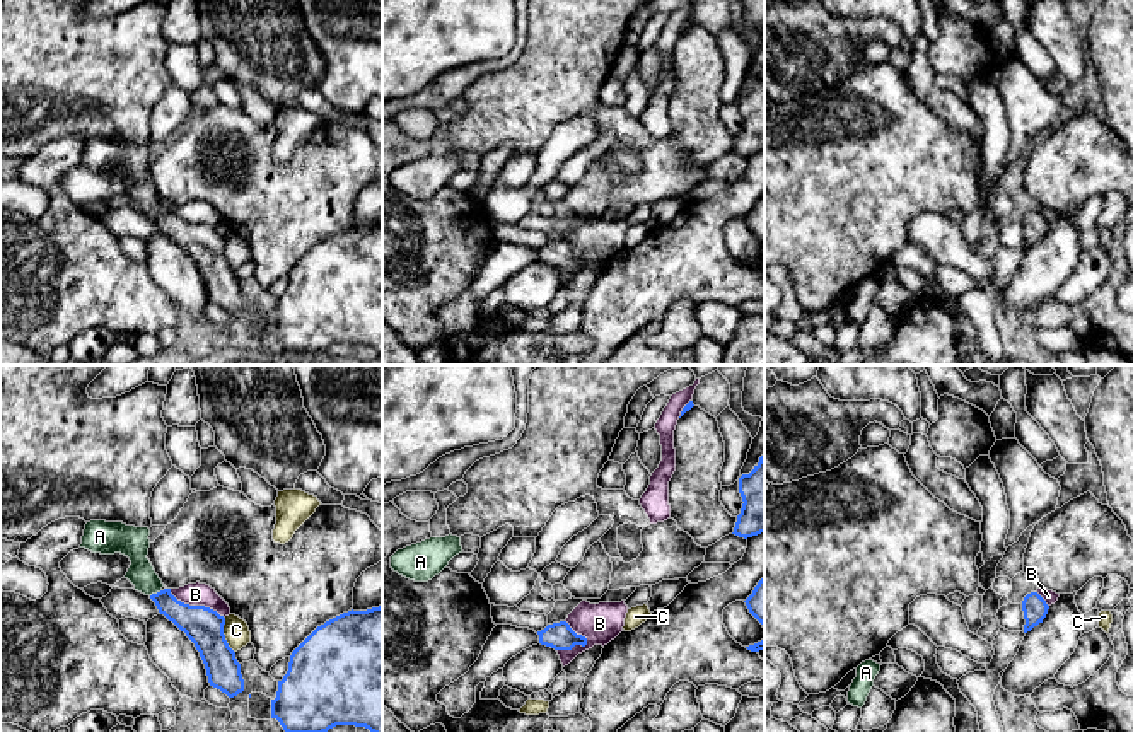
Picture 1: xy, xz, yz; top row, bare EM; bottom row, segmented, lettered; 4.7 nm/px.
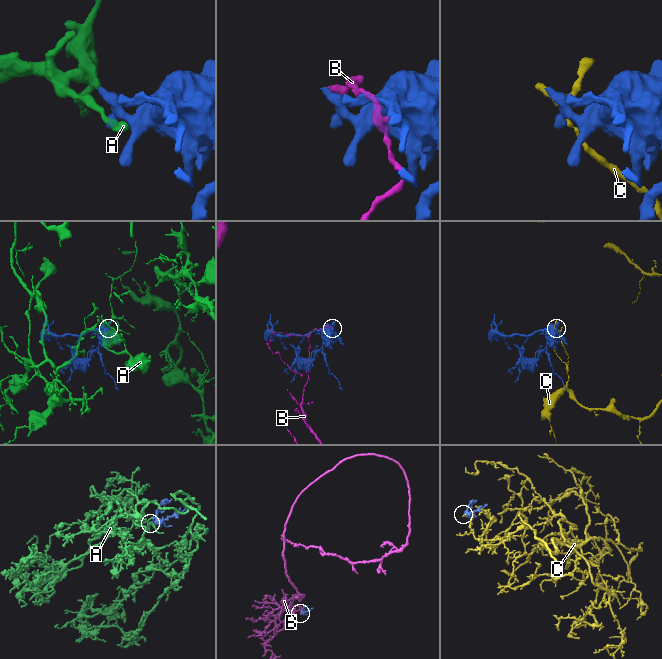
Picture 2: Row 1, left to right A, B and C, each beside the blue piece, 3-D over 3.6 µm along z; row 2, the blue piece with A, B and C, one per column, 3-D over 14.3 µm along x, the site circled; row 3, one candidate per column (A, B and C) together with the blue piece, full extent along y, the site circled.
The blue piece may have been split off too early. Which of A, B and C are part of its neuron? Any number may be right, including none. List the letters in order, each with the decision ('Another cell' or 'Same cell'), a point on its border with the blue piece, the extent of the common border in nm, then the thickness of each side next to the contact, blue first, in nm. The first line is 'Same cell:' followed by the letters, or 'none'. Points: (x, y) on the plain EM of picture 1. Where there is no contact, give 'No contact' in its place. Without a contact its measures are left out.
Same cell: A
A: Same cell. Touches blue at xy (157, 210). Shared border 70 nm. Thickness 170 nm (blue) against 130 nm
B: Another cell. Touches blue at xz (579, 253). Shared border 160 nm. Thickness 130 nm (blue) against 190 nm
C: Another cell. Touches blue at xy (224, 253). Shared border 180 nm. Thickness 180 nm (blue) against 120 nm

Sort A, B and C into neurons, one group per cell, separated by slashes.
A / B / C

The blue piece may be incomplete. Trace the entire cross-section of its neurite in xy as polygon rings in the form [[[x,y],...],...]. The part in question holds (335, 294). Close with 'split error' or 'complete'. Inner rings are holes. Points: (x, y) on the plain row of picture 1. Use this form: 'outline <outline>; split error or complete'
outline [[[382,224],[326,239],[292,270],[271,336],[288,351],[355,343],[382,357]]]; complete

